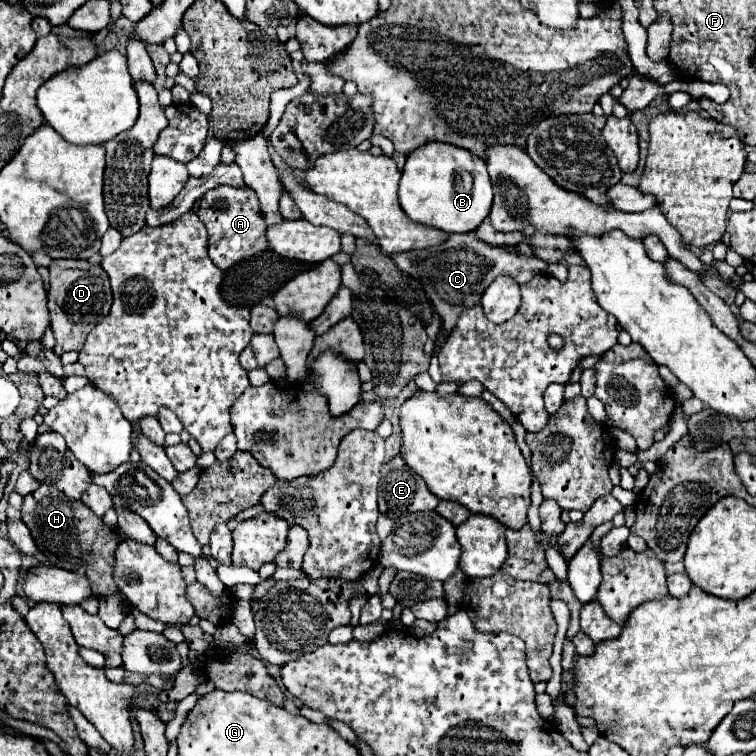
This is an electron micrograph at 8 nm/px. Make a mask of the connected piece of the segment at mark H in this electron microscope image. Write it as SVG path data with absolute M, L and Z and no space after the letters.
M43 483L37 491L33 491L31 495L25 495L21 505L21 519L29 527L39 551L47 555L53 565L87 575L95 597L109 595L111 591L123 597L121 591L115 587L115 581L111 575L111 567L115 563L113 559L115 547L121 541L115 537L115 531L103 525L101 517L97 517L83 501L67 499L57 487Z

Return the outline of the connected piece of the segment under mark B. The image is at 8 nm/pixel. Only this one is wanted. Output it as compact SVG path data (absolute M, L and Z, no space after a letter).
M427 143L407 155L399 181L399 203L413 221L445 233L471 233L489 215L491 201L489 173L477 155L447 143Z

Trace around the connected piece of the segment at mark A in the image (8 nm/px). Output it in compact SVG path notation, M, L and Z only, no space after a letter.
M217 187L203 195L197 215L203 219L209 231L209 257L219 269L229 269L237 261L253 257L267 249L265 229L267 223L259 211L259 201L249 187Z

